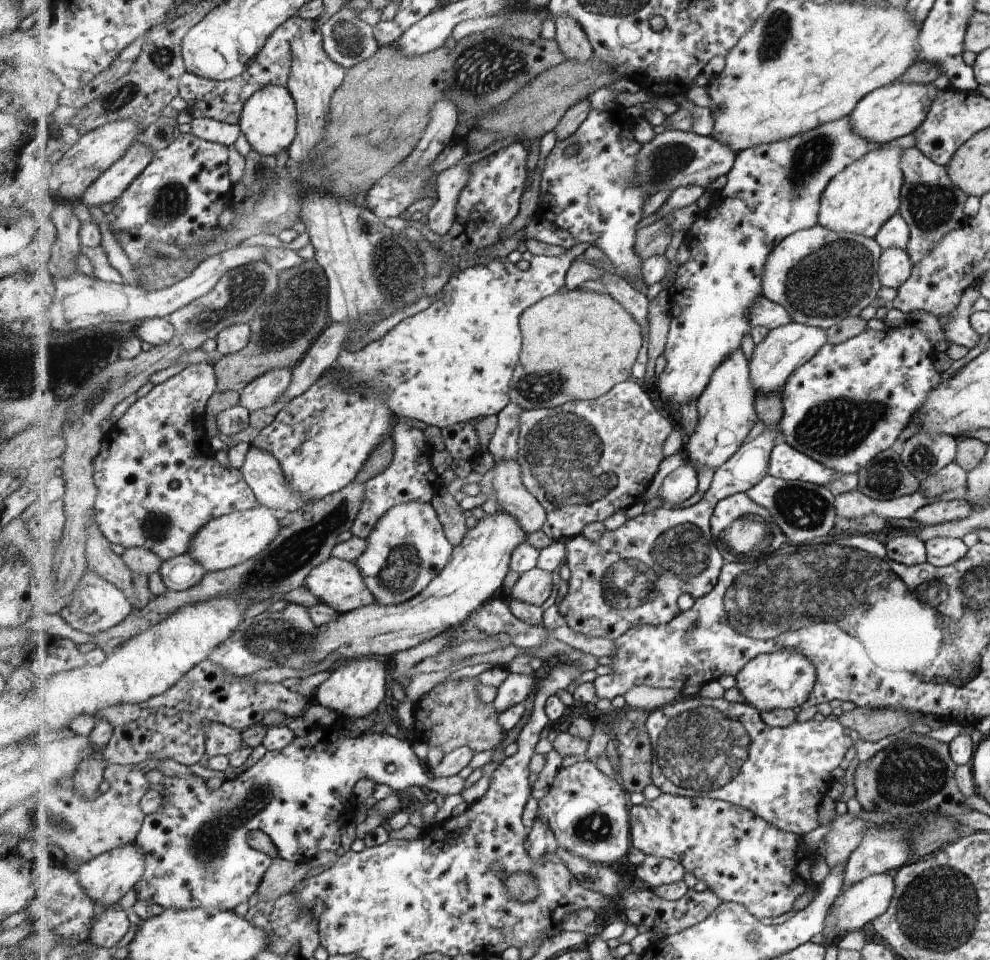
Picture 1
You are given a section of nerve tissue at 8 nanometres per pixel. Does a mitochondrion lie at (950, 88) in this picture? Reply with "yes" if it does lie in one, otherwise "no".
no

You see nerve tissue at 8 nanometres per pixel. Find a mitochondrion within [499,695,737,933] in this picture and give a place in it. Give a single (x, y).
(591, 829)

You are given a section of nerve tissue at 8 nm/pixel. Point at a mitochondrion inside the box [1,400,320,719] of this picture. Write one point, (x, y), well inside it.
(277, 640)

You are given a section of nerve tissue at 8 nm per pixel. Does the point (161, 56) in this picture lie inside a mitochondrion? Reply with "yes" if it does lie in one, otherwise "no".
yes

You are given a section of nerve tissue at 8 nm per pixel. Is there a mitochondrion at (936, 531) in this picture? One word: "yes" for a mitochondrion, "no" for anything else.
no

